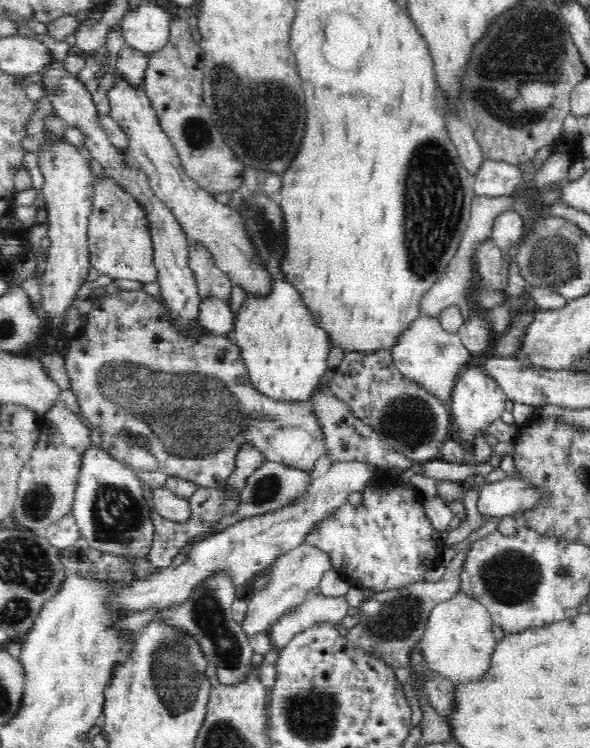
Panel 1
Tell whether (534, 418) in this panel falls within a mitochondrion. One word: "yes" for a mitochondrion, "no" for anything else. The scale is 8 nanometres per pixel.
no

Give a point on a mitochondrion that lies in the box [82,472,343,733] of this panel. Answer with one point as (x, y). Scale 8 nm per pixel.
(174, 670)

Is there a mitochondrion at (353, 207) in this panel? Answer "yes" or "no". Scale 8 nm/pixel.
no

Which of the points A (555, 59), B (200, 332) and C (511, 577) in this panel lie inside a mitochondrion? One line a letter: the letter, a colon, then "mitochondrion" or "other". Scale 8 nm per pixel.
A: mitochondrion
B: other
C: mitochondrion

